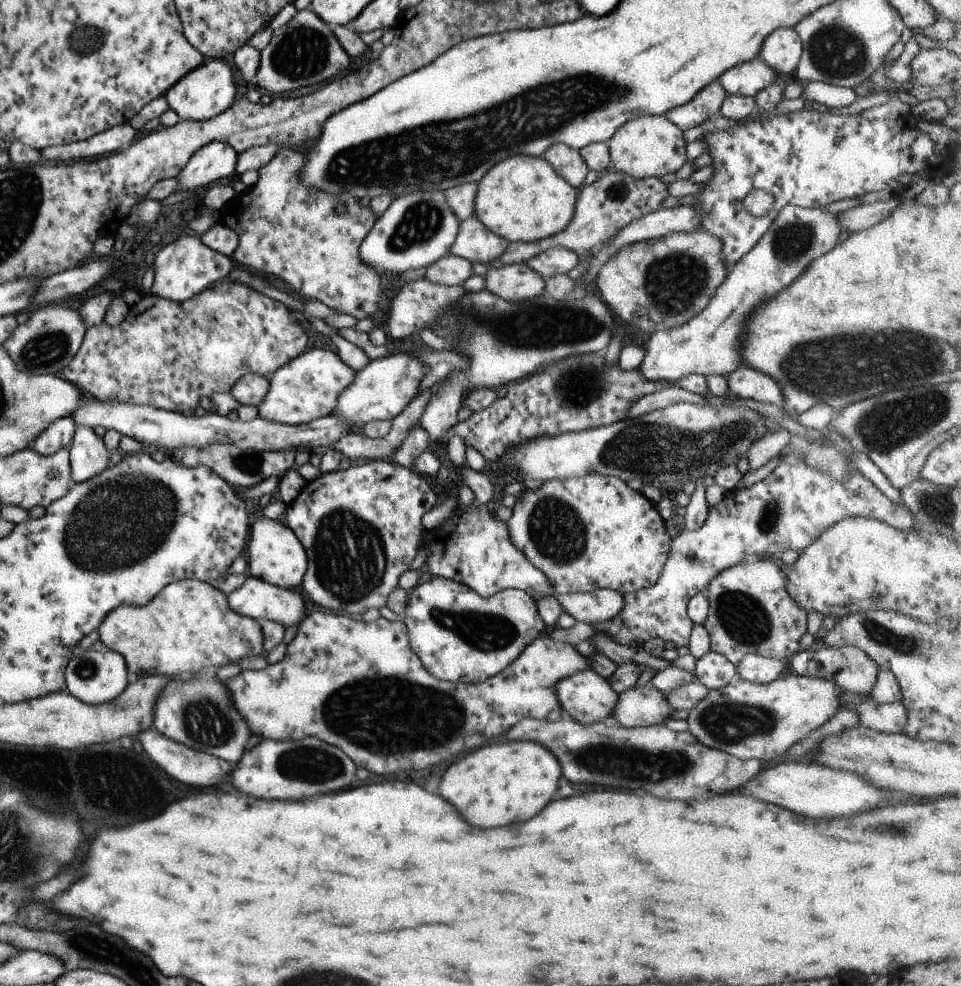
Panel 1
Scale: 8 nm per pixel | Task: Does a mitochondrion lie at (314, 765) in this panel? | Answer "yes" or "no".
yes

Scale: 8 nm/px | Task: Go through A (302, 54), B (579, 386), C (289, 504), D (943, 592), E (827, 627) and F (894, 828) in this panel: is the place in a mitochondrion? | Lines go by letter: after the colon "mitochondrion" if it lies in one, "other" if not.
A: mitochondrion
B: mitochondrion
C: other
D: other
E: other
F: mitochondrion

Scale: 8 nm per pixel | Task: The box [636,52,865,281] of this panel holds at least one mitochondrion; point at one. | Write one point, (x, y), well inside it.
(792, 241)

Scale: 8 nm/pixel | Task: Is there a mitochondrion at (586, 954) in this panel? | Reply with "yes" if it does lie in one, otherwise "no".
no

